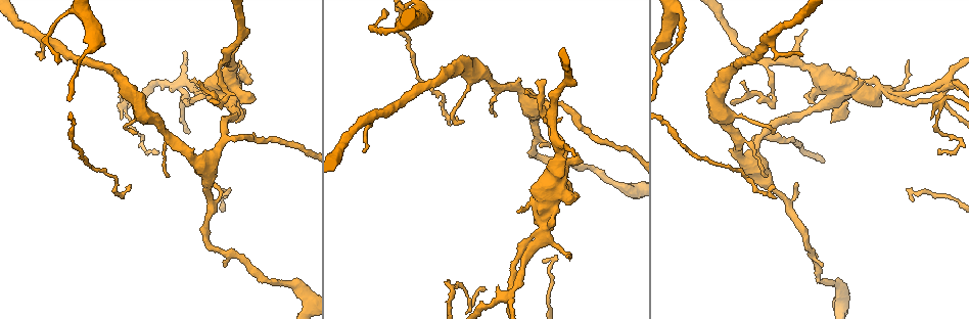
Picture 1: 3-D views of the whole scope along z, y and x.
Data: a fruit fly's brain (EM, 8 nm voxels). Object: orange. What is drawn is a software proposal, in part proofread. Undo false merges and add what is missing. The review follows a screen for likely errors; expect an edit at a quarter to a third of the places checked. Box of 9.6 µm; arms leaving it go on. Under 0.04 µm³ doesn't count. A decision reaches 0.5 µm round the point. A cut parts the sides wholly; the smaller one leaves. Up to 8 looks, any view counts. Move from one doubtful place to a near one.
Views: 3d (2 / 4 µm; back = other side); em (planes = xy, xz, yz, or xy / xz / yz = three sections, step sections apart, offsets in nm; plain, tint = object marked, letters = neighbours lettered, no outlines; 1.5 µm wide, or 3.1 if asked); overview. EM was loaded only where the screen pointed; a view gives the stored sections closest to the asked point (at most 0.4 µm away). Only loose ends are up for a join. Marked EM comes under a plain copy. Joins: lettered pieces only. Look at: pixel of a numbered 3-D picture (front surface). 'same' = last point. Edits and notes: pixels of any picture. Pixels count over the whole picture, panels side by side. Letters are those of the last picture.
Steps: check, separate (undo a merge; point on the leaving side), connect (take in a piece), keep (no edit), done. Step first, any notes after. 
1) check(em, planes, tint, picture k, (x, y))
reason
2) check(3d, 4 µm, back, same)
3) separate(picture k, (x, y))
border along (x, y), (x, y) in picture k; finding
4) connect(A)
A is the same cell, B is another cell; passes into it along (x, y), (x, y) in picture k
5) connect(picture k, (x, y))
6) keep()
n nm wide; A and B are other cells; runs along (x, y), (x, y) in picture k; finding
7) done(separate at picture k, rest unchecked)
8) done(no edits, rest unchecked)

check(3d, 2 µm, picture 1, (225, 266))
branch stops here

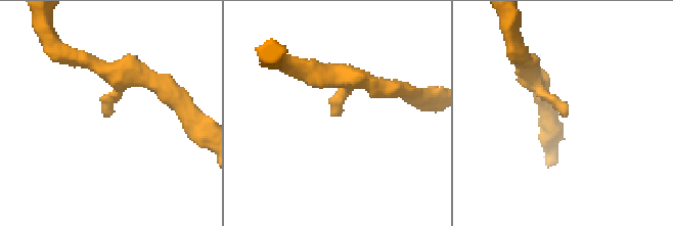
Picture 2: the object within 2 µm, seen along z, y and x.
check(em, planes, tint, picture 2, (332, 114))

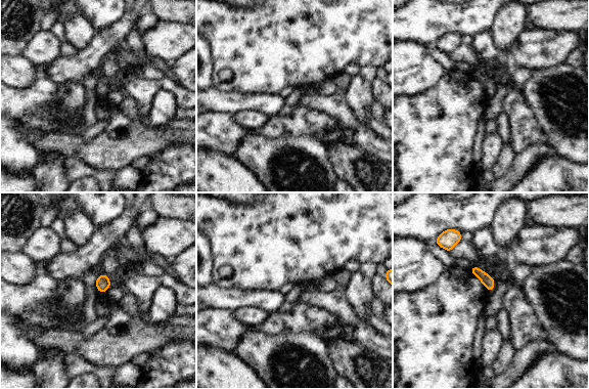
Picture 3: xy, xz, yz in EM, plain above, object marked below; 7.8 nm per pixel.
check(em, planes, letters, same)
what lies round it

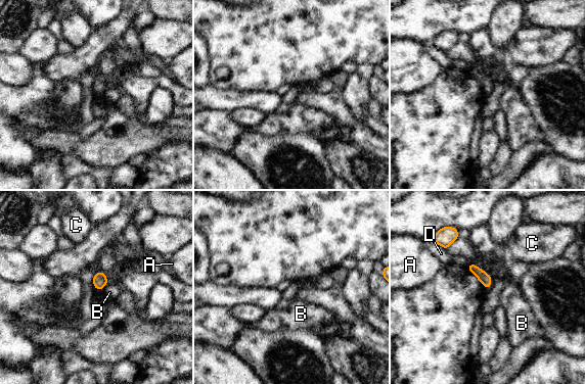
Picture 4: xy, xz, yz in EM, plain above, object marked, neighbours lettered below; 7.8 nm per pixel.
keep()
A, B, C and D are other cells; border along (108, 282), (100, 290) in picture 4; none of them fits

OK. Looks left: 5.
check(3d, 2 µm, picture 1, (464, 121))
branch stops here

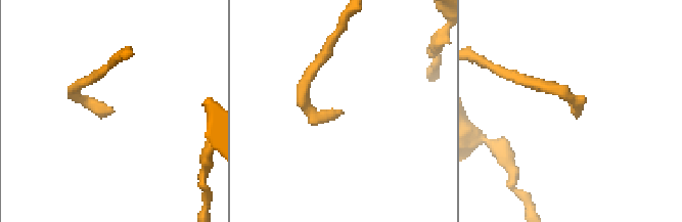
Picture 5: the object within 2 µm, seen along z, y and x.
check(em, planes, letters, picture 5, (342, 111))

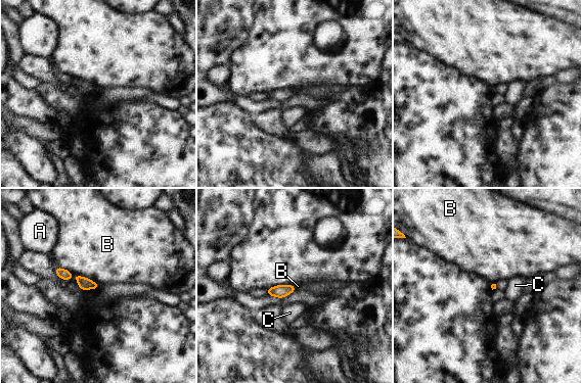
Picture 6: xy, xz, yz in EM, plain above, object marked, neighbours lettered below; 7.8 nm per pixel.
keep()
A, B and C are other cells; border along (75, 274), (88, 277), (99, 286) in picture 6; no lettered piece goes on from it

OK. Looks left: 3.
check(3d, 4 µm, back, picture 1, (485, 286))
an open end

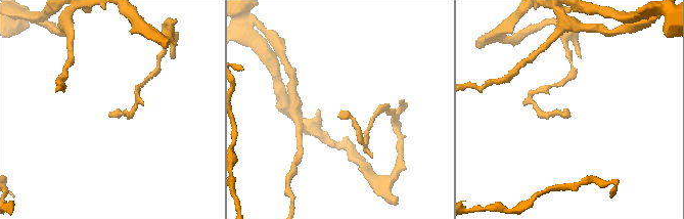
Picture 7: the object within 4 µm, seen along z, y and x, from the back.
check(em, planes, letters, picture 7, (341, 114))

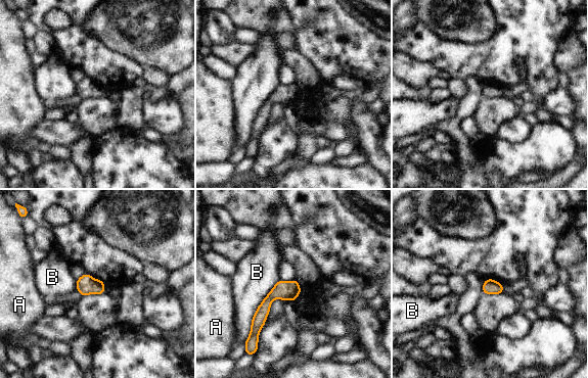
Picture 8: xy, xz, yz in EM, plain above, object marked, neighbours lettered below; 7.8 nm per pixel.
keep()
A and B are other cells; runs along (294, 282), (266, 302), (254, 333) in picture 8; none of them fits

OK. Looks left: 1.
done(no edits, rest unchecked)

